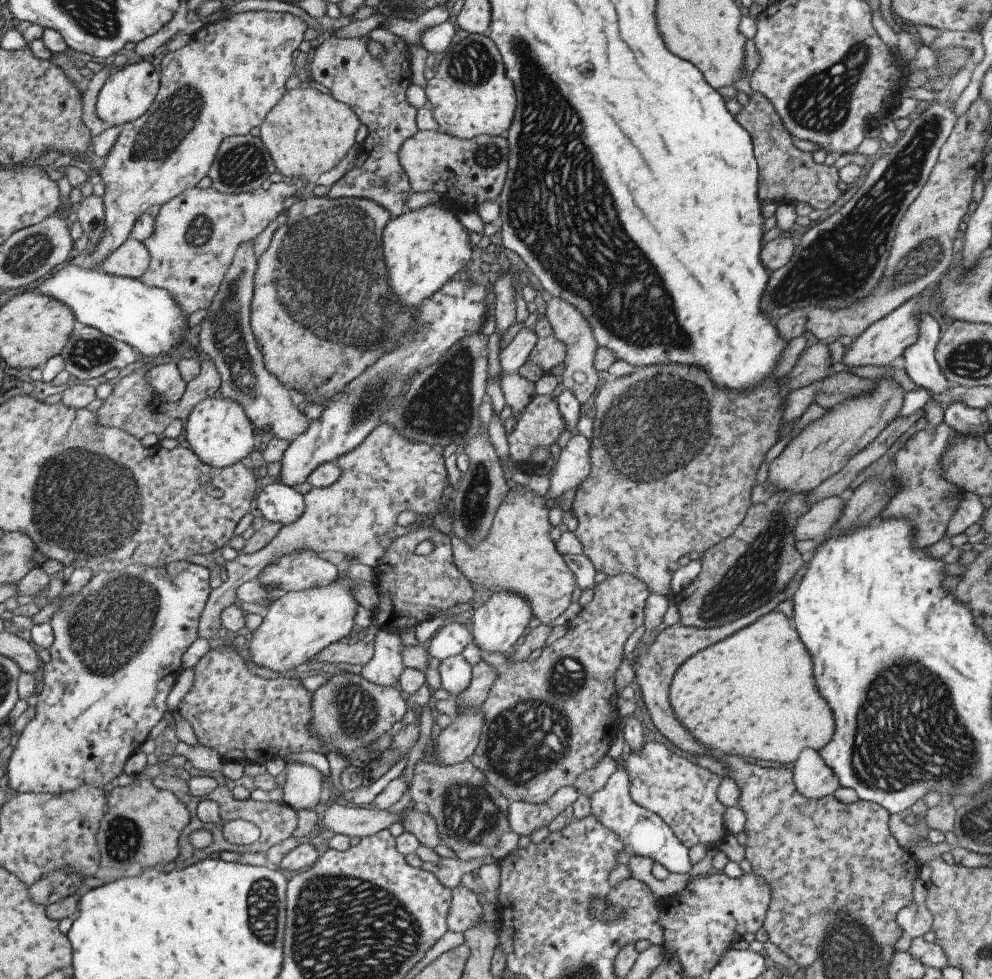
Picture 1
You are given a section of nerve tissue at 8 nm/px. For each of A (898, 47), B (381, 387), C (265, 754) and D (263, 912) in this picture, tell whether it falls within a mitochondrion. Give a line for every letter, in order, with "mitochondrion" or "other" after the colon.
A: other
B: mitochondrion
C: other
D: mitochondrion

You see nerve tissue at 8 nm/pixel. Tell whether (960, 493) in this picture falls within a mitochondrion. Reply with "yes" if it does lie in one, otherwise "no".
no

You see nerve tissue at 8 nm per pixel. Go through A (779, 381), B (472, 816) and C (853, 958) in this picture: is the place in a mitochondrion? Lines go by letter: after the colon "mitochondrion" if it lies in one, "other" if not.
A: other
B: mitochondrion
C: mitochondrion

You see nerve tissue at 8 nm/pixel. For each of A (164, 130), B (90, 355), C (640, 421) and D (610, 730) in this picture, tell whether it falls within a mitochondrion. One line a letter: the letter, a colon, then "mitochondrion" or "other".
A: mitochondrion
B: mitochondrion
C: mitochondrion
D: other

